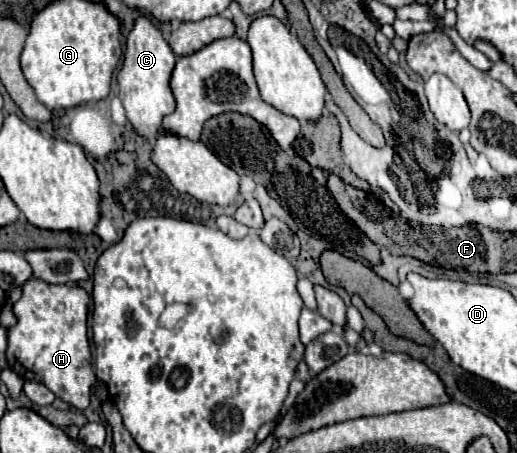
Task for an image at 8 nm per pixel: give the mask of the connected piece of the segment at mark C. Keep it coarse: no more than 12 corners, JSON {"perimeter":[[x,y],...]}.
{"perimeter":[[140,16],[118,86],[128,122],[148,142],[176,108],[176,56]]}

